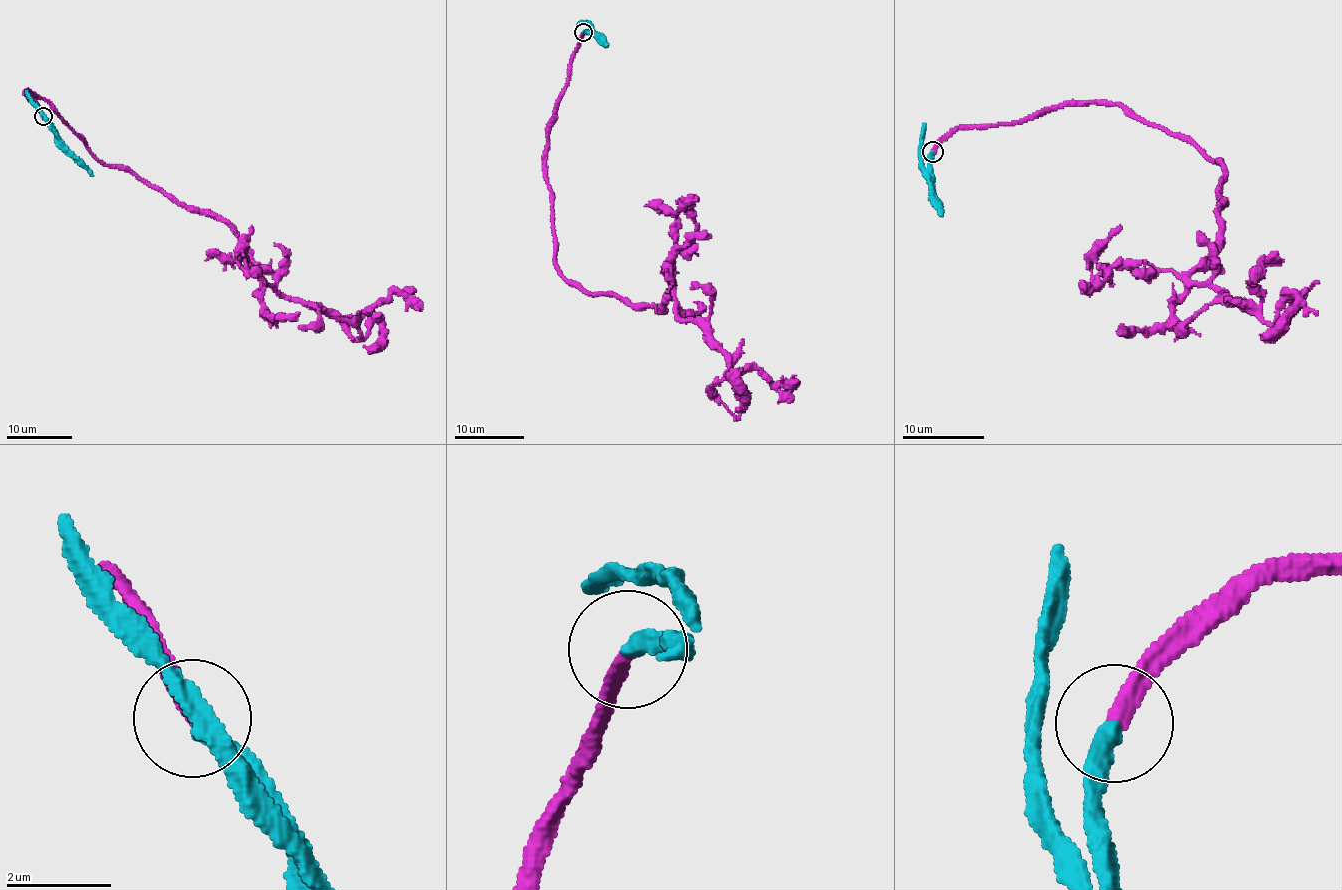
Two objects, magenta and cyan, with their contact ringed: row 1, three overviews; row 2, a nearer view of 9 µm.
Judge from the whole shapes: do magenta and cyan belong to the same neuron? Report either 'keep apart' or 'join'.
join

